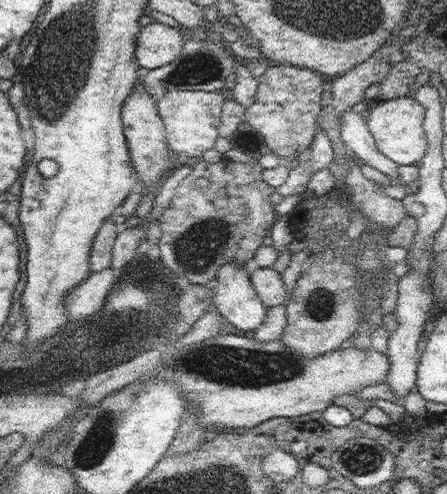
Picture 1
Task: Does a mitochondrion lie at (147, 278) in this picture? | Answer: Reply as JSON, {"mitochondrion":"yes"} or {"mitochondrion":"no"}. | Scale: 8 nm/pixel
{"mitochondrion":"no"}

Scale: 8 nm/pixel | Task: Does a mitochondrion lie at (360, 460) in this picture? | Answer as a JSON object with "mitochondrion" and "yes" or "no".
{"mitochondrion":"yes"}

